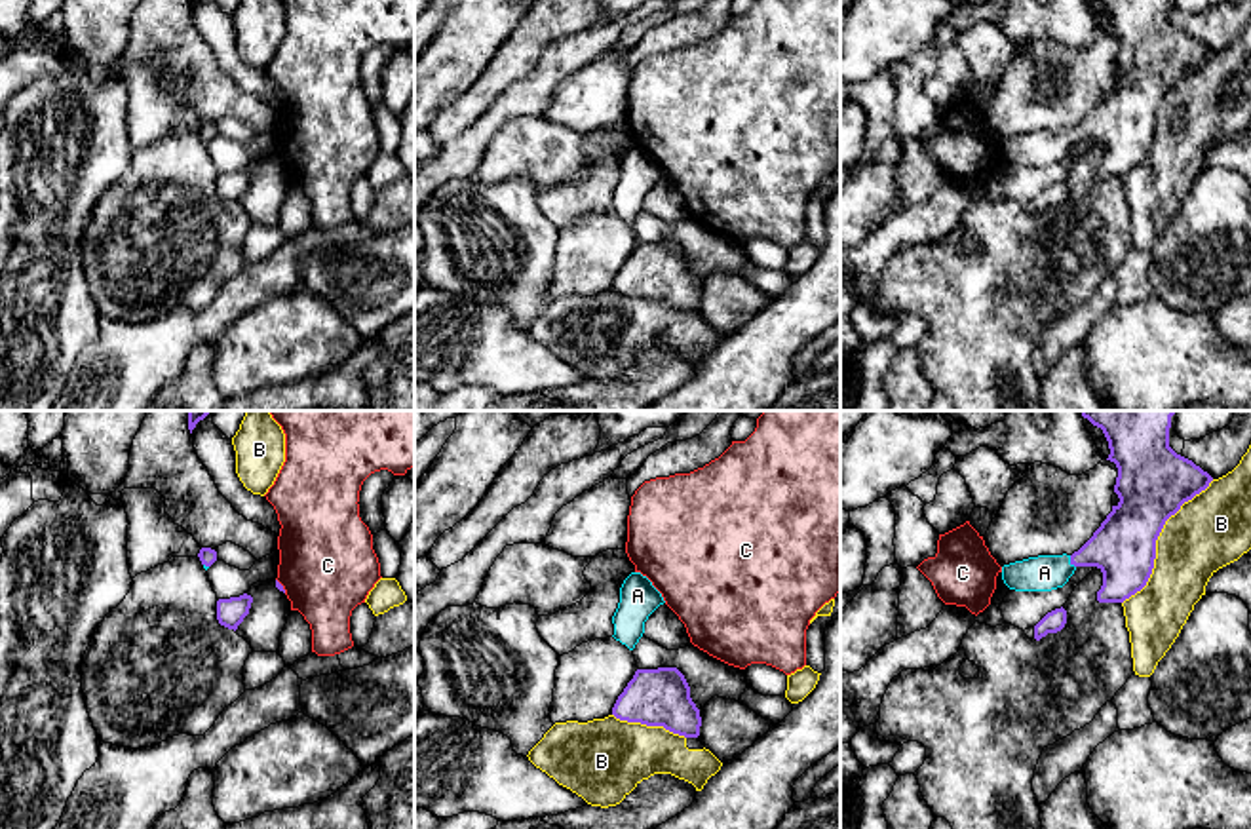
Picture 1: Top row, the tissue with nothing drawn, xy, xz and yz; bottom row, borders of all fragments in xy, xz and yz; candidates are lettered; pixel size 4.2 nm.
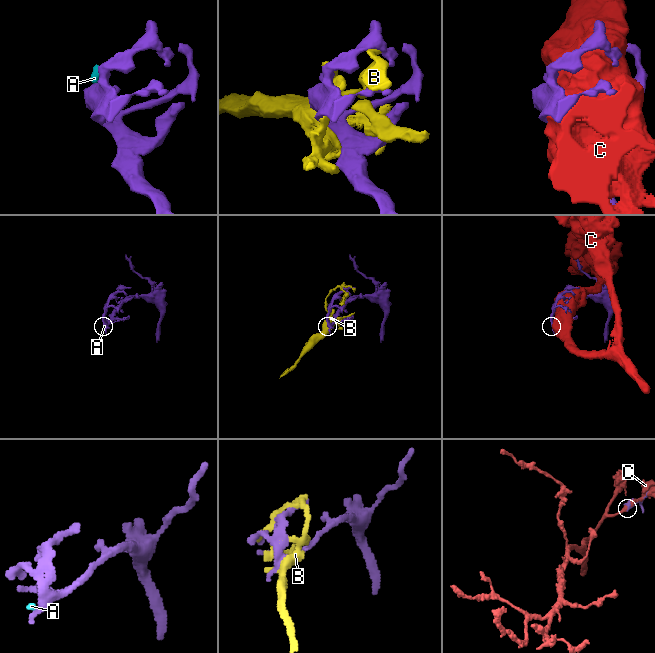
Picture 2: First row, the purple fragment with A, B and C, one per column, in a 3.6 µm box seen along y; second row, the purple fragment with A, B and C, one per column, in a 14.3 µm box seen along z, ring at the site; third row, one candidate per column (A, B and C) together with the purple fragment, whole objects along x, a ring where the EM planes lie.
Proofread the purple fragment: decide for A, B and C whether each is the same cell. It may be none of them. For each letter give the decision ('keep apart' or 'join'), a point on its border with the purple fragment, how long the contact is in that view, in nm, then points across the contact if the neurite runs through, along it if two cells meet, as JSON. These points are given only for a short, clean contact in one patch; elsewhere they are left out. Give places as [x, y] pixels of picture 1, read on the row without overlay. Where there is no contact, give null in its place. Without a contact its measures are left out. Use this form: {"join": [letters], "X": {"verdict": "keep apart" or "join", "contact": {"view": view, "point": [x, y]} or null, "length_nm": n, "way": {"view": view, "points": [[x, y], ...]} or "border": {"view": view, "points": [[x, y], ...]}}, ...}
{"join": ["A"], "A": {"verdict": "join", "contact": {"view": "yz", "point": [1071, 135]}, "length_nm": 60, "way": {"view": "yz", "points": [[1124, 120], [1099, 124], [1071, 135], [1044, 147]]}}, "B": {"verdict": "keep apart", "contact": {"view": "yz", "point": [1156, 113]}, "length_nm": 650}, "C": {"verdict": "keep apart", "contact": {"view": "xy", "point": [282, 160]}, "length_nm": 80}}

